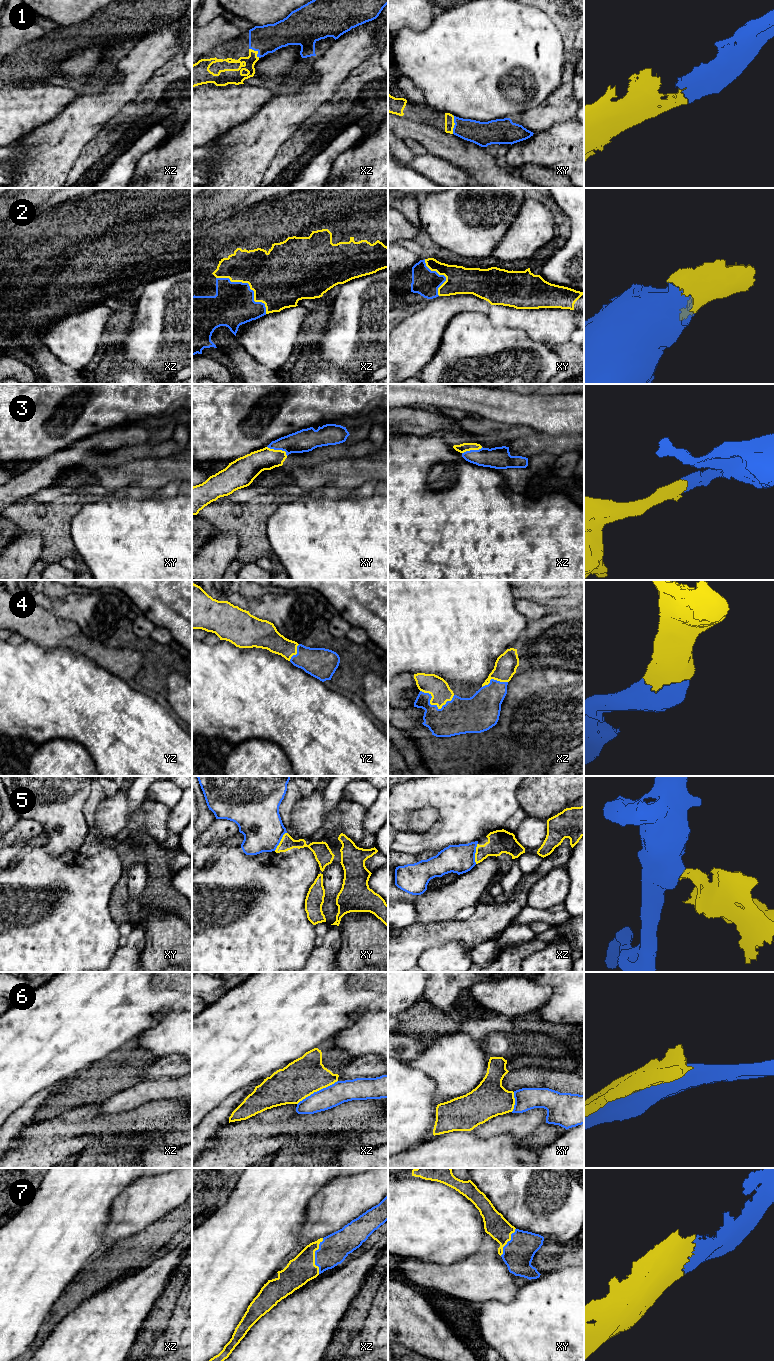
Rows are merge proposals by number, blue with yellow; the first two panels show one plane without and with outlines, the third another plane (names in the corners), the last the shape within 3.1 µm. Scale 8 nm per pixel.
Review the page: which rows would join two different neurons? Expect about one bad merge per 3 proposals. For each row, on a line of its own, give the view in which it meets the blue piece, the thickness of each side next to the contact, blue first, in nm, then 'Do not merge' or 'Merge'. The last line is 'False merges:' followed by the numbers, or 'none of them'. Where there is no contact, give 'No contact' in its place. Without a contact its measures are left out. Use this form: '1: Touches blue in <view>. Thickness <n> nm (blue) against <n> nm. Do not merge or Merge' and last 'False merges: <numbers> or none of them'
1: Touches blue in xy. Thickness 190 nm (blue) against 80 nm. Merge
2: Touches blue in xz. Thickness 340 nm (blue) against 460 nm. Merge
3: Touches blue in xy. Thickness 190 nm (blue) against 180 nm. Merge
4: Touches blue in xz. Thickness 280 nm (blue) against 160 nm. Merge
5: Touches blue in xz. Thickness 220 nm (blue) against 190 nm. Do not merge
6: Touches blue in xz. Thickness 180 nm (blue) against 300 nm. Do not merge
7: Touches blue in xz. Thickness 240 nm (blue) against 220 nm. Merge
False merges: 5, 6

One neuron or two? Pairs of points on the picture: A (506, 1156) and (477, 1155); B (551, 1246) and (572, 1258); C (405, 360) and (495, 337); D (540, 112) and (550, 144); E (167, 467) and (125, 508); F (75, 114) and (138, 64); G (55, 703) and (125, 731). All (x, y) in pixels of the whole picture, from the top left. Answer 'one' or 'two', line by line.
A: one
B: one
C: two
D: two
E: two
F: one
G: one

